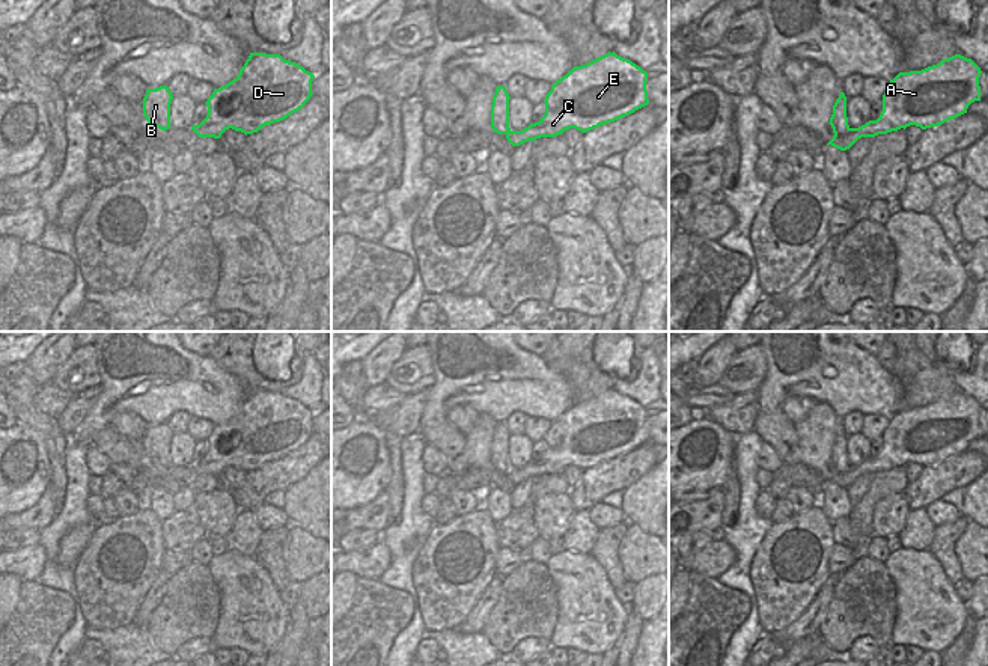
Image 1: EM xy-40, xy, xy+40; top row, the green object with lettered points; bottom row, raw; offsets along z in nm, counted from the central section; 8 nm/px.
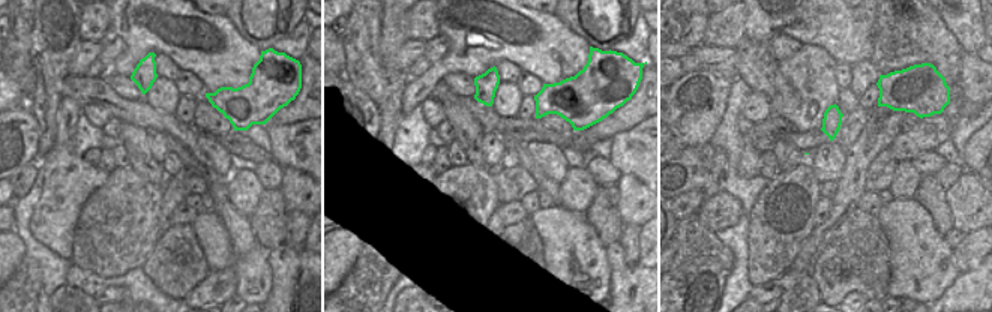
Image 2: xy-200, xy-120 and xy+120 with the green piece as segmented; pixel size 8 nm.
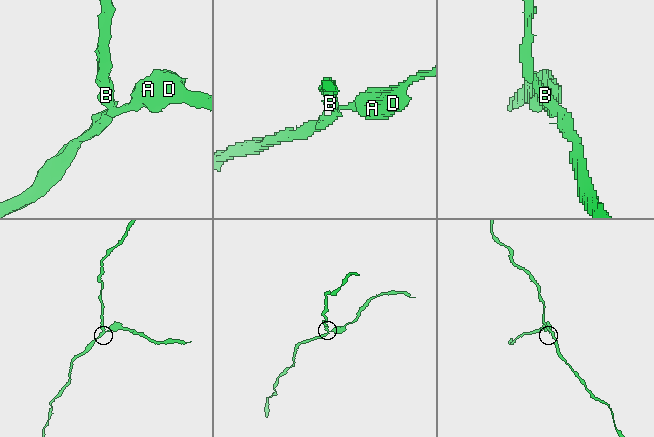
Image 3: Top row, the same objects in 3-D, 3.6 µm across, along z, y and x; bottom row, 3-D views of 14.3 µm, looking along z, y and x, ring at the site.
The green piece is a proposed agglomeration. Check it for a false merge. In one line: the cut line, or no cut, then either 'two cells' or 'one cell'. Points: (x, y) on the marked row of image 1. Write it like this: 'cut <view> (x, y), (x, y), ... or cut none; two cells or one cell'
cut xy+40 (851, 128), (835, 134); two cells

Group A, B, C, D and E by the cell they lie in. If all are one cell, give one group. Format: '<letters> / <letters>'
A C D E / B

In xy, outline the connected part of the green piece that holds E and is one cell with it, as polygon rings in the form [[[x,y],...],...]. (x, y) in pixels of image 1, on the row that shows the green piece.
[[[614,51],[586,65],[574,66],[551,84],[545,115],[539,122],[506,139],[512,146],[541,137],[556,137],[569,128],[587,133],[614,122],[649,104],[648,72]]]

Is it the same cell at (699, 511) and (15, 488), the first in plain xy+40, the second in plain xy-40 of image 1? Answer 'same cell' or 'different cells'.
different cells

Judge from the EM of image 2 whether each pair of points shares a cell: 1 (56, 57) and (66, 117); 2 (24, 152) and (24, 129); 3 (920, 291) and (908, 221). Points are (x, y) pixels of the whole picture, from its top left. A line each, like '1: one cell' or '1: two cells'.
1: two cells
2: one cell
3: one cell

